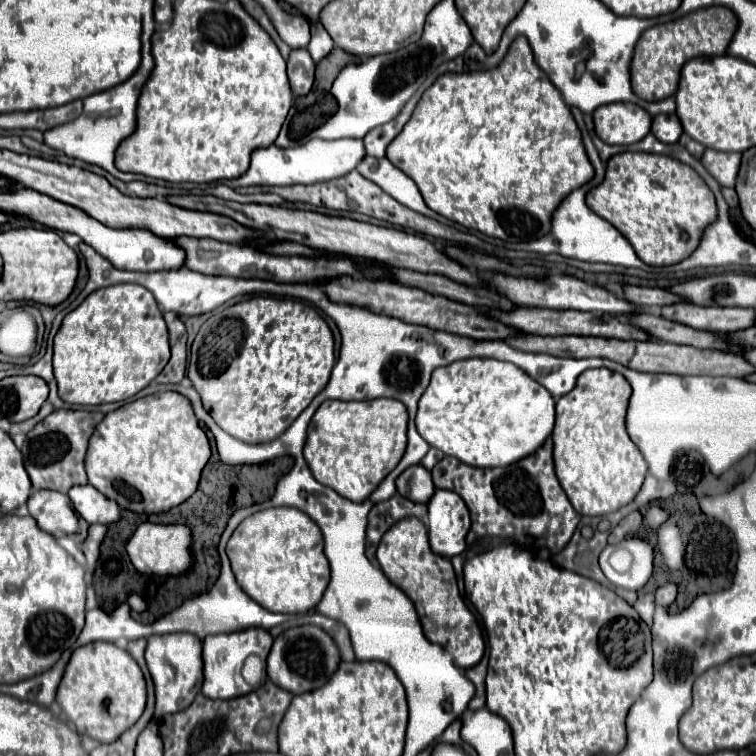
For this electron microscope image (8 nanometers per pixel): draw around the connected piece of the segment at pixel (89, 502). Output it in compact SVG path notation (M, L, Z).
M91 484L73 486L69 490L69 498L77 510L77 514L87 524L111 524L119 520L119 508L113 500L99 494Z

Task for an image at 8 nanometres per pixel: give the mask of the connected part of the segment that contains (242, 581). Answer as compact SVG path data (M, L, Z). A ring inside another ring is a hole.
M267 508L245 518L231 534L225 552L241 590L269 612L307 612L321 600L329 584L321 530L297 508Z

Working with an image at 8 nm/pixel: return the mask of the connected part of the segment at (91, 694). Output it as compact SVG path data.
M91 642L73 650L57 688L55 702L79 734L87 734L99 742L113 742L143 714L147 686L143 672L129 652L109 642Z

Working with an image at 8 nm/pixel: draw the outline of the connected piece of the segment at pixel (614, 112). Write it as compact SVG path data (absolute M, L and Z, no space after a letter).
M613 102L593 112L593 124L605 144L627 146L649 134L651 116L637 104Z

